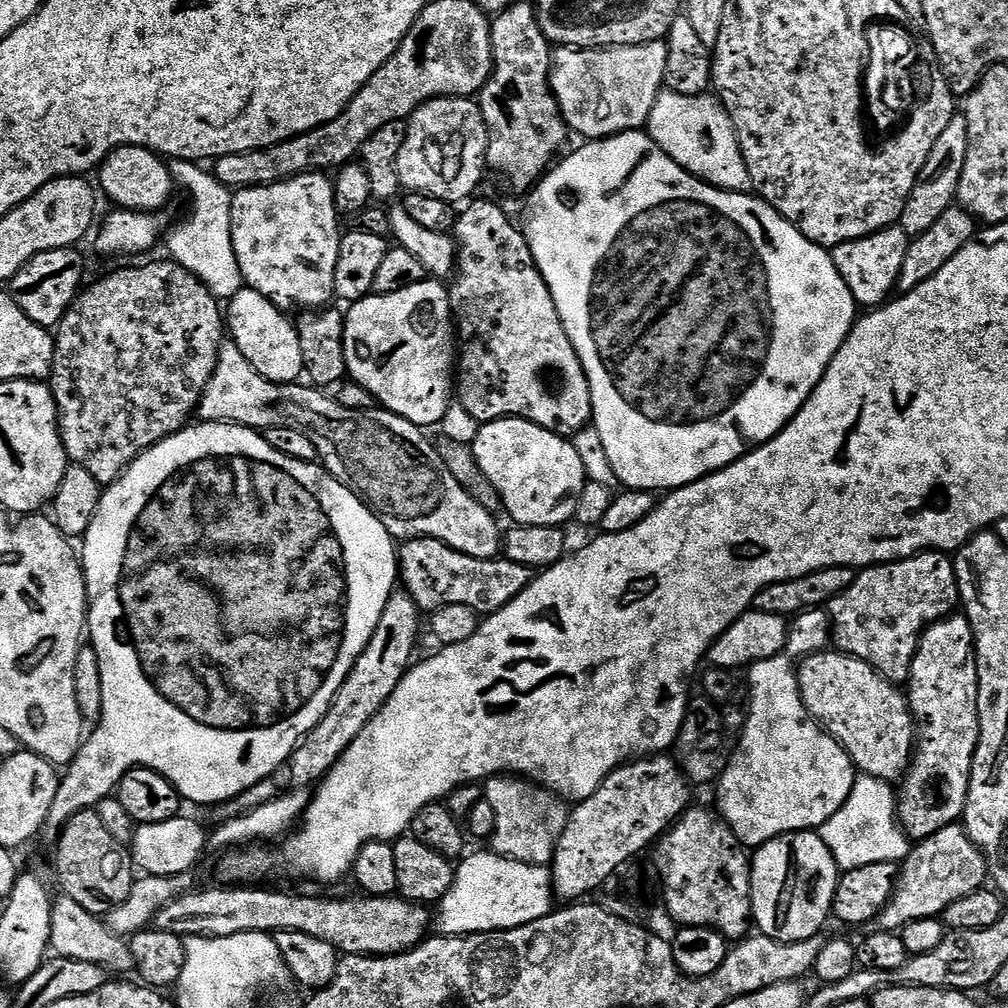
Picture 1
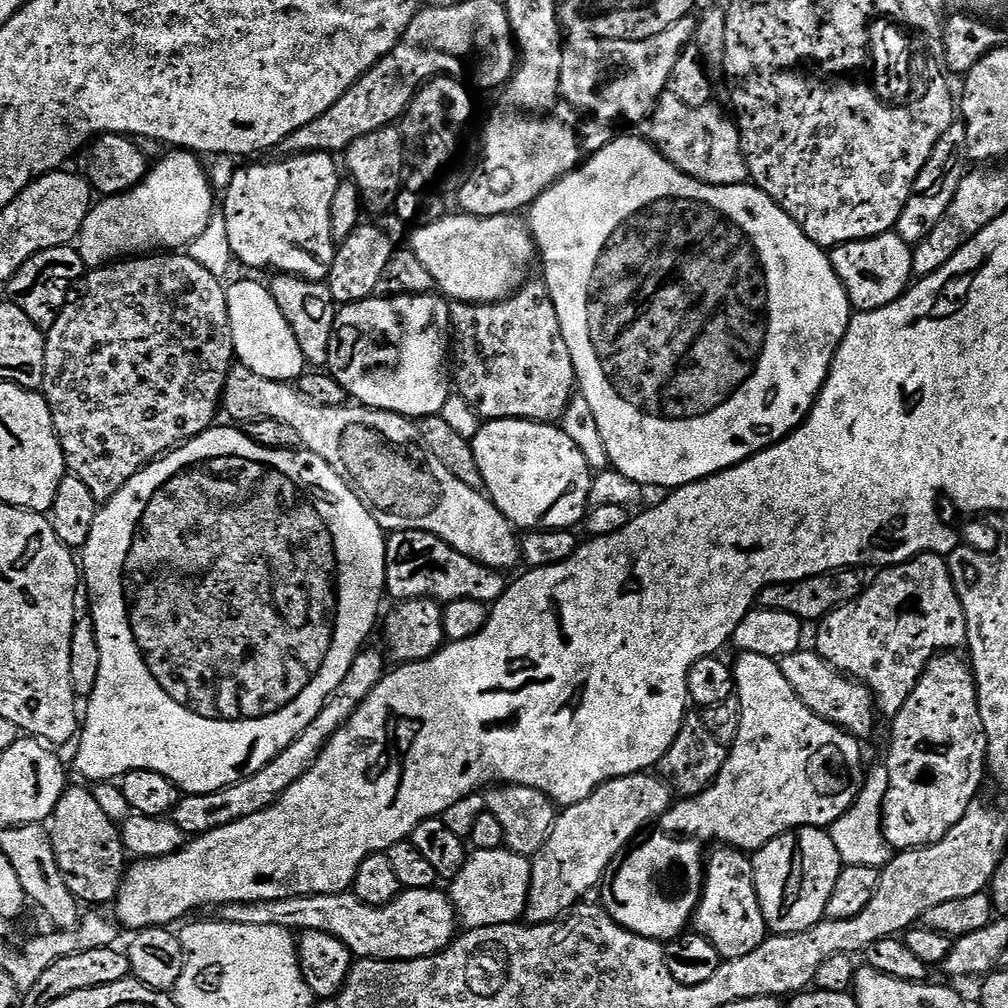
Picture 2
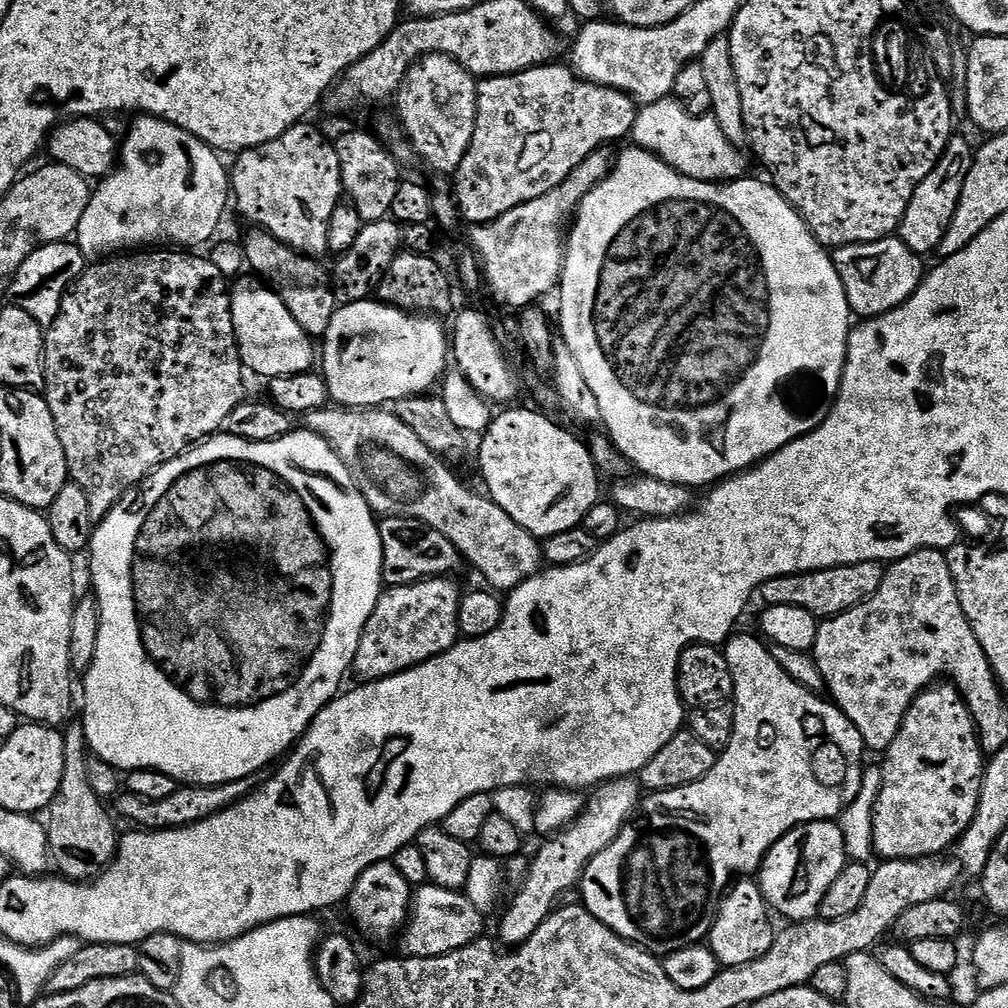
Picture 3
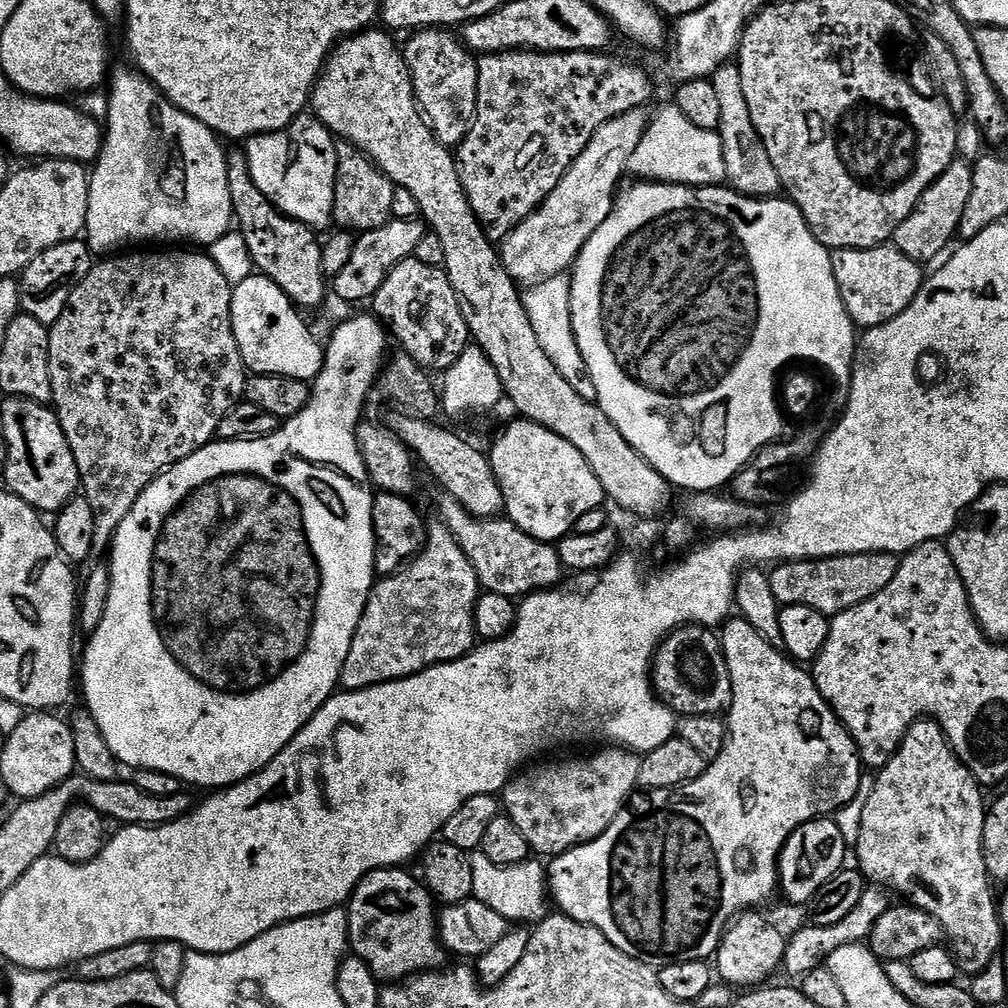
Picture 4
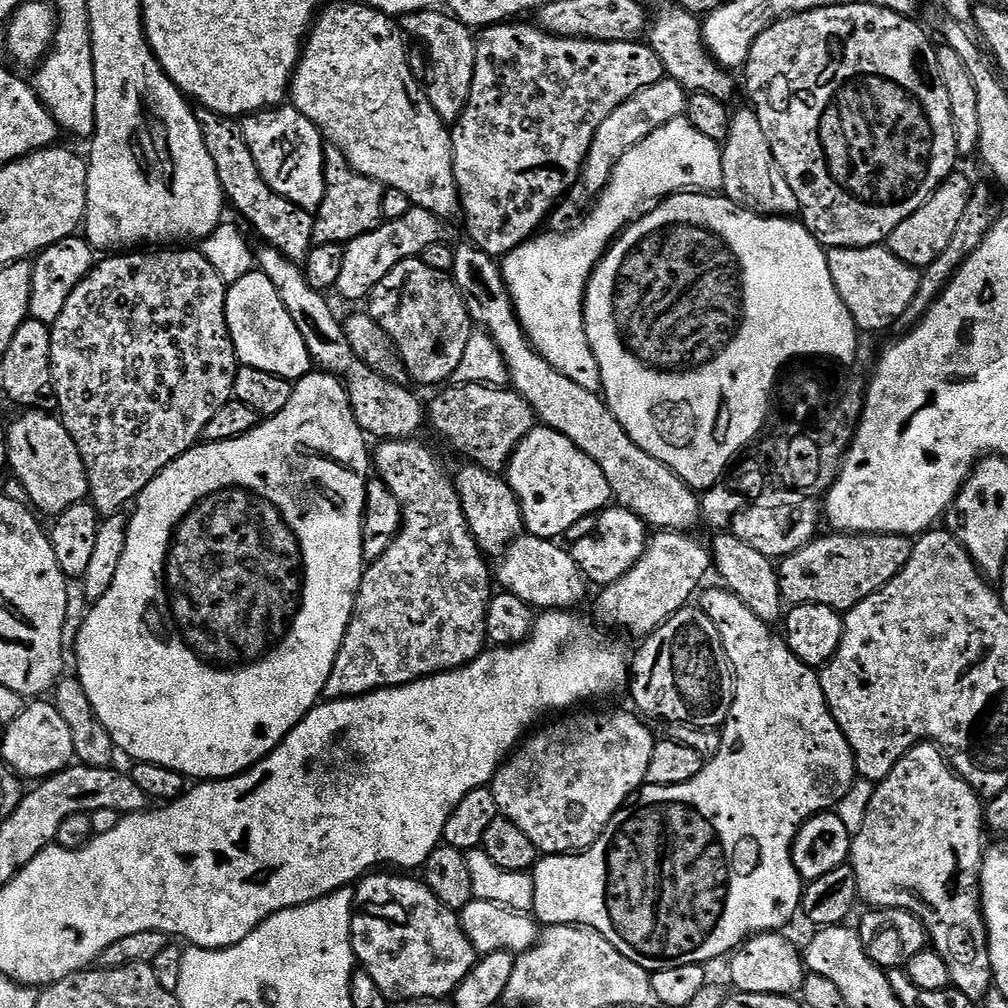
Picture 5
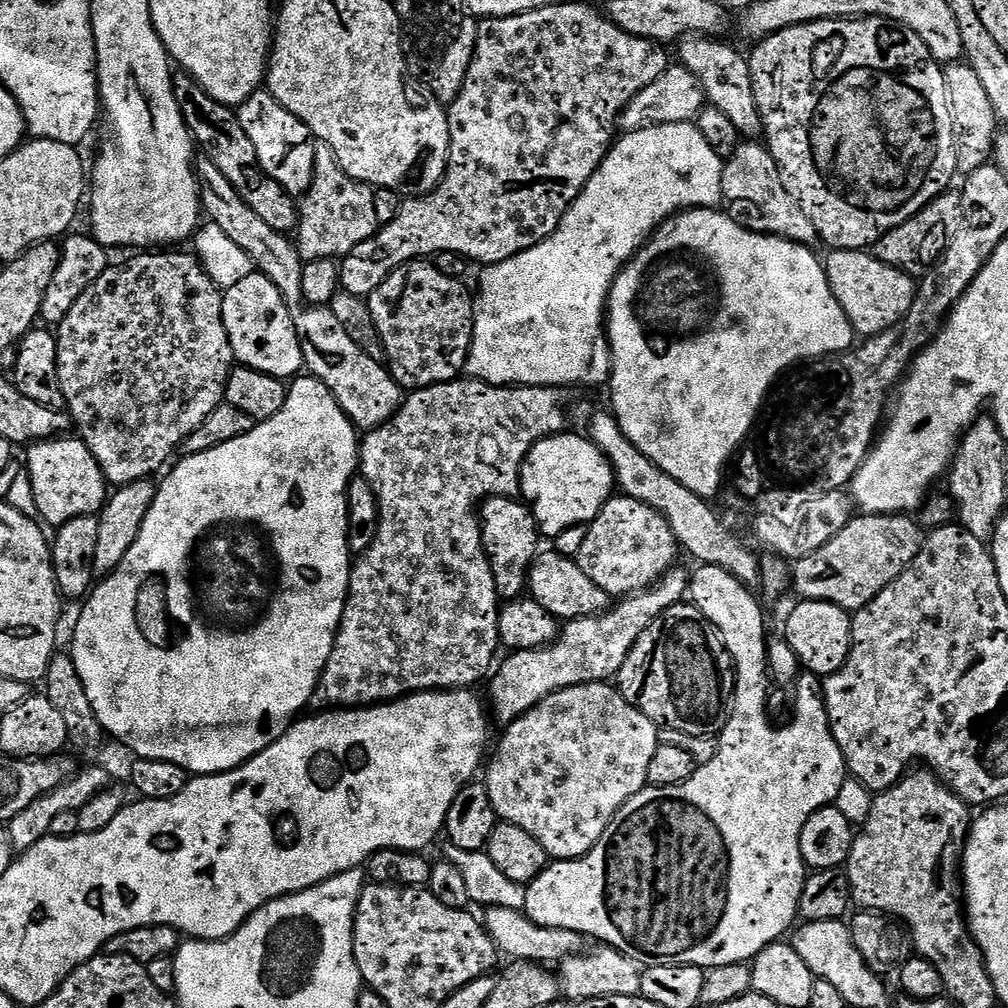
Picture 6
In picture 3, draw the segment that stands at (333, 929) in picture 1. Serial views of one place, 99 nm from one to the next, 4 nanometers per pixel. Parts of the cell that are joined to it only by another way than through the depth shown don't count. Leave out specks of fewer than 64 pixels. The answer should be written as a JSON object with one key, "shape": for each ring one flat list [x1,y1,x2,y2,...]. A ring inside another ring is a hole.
{"shape":[[428,882,417,887,412,897,410,919,402,932,405,953,418,958,434,958,462,950,485,935,484,920,486,913,474,906,463,891,451,892]]}

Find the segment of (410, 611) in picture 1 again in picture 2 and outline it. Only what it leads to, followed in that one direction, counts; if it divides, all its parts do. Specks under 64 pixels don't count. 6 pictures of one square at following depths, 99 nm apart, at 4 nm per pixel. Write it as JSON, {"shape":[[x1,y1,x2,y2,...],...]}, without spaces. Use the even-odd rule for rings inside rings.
{"shape":[[368,646,358,653,346,678,338,682,338,690,330,694,324,709,316,715,314,722,310,722,310,726,306,726,306,730,302,730,302,734,298,734,298,738,294,738,294,742,290,742,290,746,282,750,282,754,266,762,266,766,262,766,258,774,242,778,210,794,181,795,178,806,174,806,170,813,174,826,180,828,185,837,191,838,206,834,210,830,218,830,218,826,230,826,230,822,238,822,238,818,250,818,250,814,258,814,274,806,274,802,278,802,278,798,282,798,282,794,286,794,286,790,290,790,290,786,294,786,294,782,298,782,298,778,302,778,302,774,306,774,310,766,314,766,314,762,328,745,328,739,351,718,358,706,362,706,362,702,371,694,374,686,378,686,378,682,384,679,386,656,379,647,377,648]]}

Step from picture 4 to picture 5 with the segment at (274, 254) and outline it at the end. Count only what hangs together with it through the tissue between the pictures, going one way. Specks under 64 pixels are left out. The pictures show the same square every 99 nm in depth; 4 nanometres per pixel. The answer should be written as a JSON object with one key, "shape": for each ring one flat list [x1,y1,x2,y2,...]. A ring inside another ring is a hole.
{"shape":[[209,111,203,115,199,117,200,129,204,132,206,150,210,150,210,158,214,158,227,203,231,207,233,204,248,219,249,226,264,239,263,243,267,247,278,250,291,260,304,261,314,243,313,213,270,190,258,170,258,162,254,162,254,154,250,154,250,146,246,146,244,129,239,119,217,116,215,112]]}

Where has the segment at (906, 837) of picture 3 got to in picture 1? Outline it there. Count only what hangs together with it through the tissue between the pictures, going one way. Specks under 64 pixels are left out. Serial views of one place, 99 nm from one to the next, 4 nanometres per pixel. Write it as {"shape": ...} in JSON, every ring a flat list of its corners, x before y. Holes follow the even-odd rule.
{"shape":[[963,614,956,616,948,616,937,619,935,624,928,625,924,629,920,637,920,645,916,647,916,655,912,657,912,672,906,681,906,695,908,697,908,707,912,710,912,719,916,721,916,735,918,737,914,749,912,762,908,766,906,775,903,777,902,785,904,789,898,792,898,819,900,827,903,828,909,841,919,842,928,836,934,835,938,830,942,830,948,824,957,823,963,817,964,803,968,797,968,787,970,786,970,774,972,773,972,763,974,762,974,754,976,747,980,741,980,723,978,722,978,706,976,699,978,698,978,666,976,665,976,643,974,642,974,634,970,622]]}

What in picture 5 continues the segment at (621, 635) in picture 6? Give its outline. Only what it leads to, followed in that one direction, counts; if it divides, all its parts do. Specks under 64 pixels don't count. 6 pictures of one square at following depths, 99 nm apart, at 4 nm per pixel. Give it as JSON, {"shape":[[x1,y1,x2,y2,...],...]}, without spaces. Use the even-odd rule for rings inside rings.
{"shape":[[659,531,650,539,642,558,622,578,605,585,596,600,596,620,608,628,621,628,632,636,643,638,658,626,666,624,678,610,689,607,690,599,697,595,697,588,712,568,712,556,709,547,694,539,689,533]]}

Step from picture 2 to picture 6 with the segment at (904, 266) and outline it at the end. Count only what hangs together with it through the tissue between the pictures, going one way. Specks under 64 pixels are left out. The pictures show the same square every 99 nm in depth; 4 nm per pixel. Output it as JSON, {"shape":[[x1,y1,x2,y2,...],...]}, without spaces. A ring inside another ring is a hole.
{"shape":[[837,248,827,253,823,261,824,273,828,275,830,290,838,298,838,306,852,323,853,333,867,338,893,328,910,310,916,297,917,281,907,272,898,270,882,262,871,251,855,248,846,250]]}

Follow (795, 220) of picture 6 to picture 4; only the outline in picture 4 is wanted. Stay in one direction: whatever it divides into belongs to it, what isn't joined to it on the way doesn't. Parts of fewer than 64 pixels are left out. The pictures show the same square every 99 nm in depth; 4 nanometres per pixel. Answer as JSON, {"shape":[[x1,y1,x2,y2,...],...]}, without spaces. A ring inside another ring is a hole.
{"shape":[[729,62,722,65,718,71,712,73,710,79,722,109,719,133,726,158,727,183,744,196,775,197,782,188,778,170,774,170,774,162,770,162,770,154,766,154,766,146,762,142,758,130,754,130,754,122,750,118,750,105,747,104,746,94,742,90,742,74,739,63]]}

